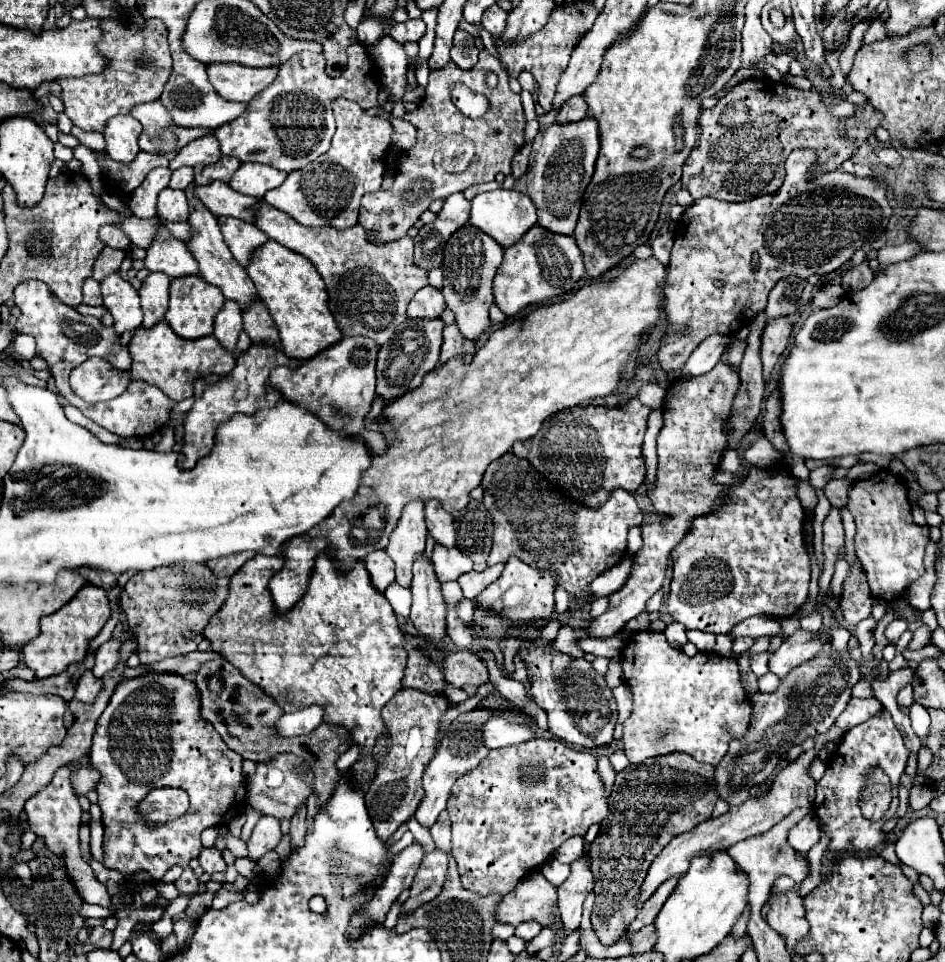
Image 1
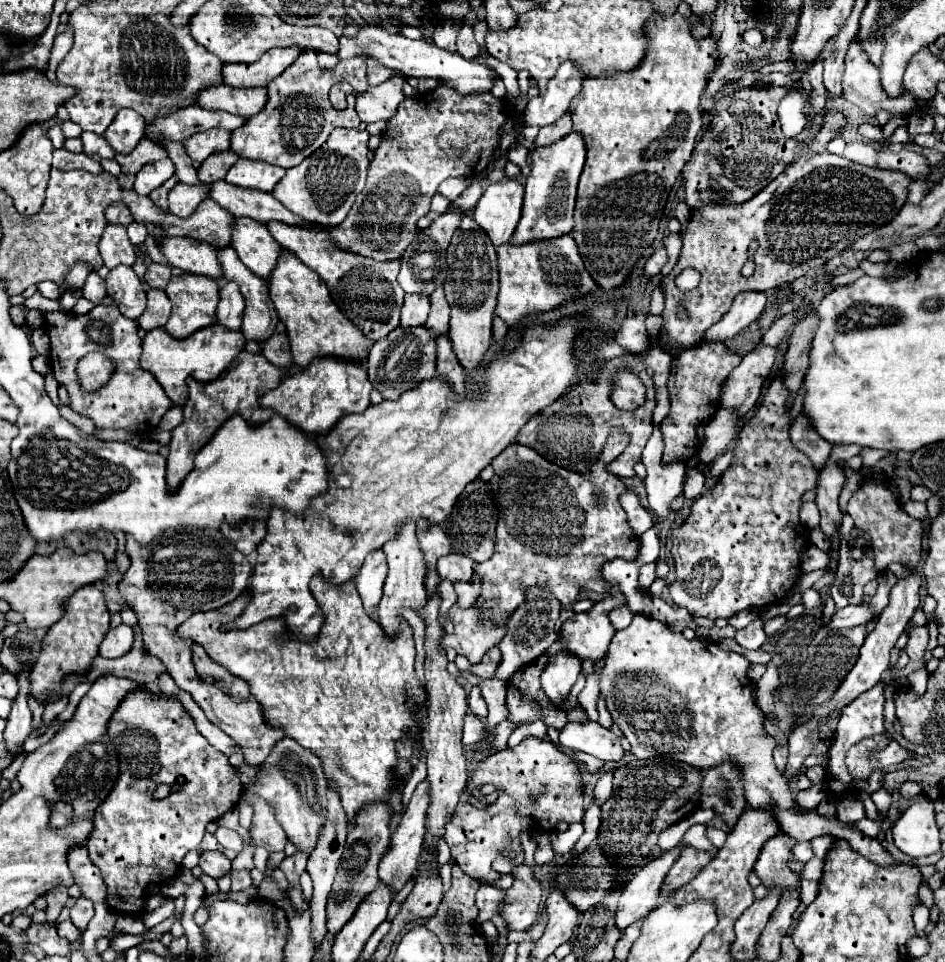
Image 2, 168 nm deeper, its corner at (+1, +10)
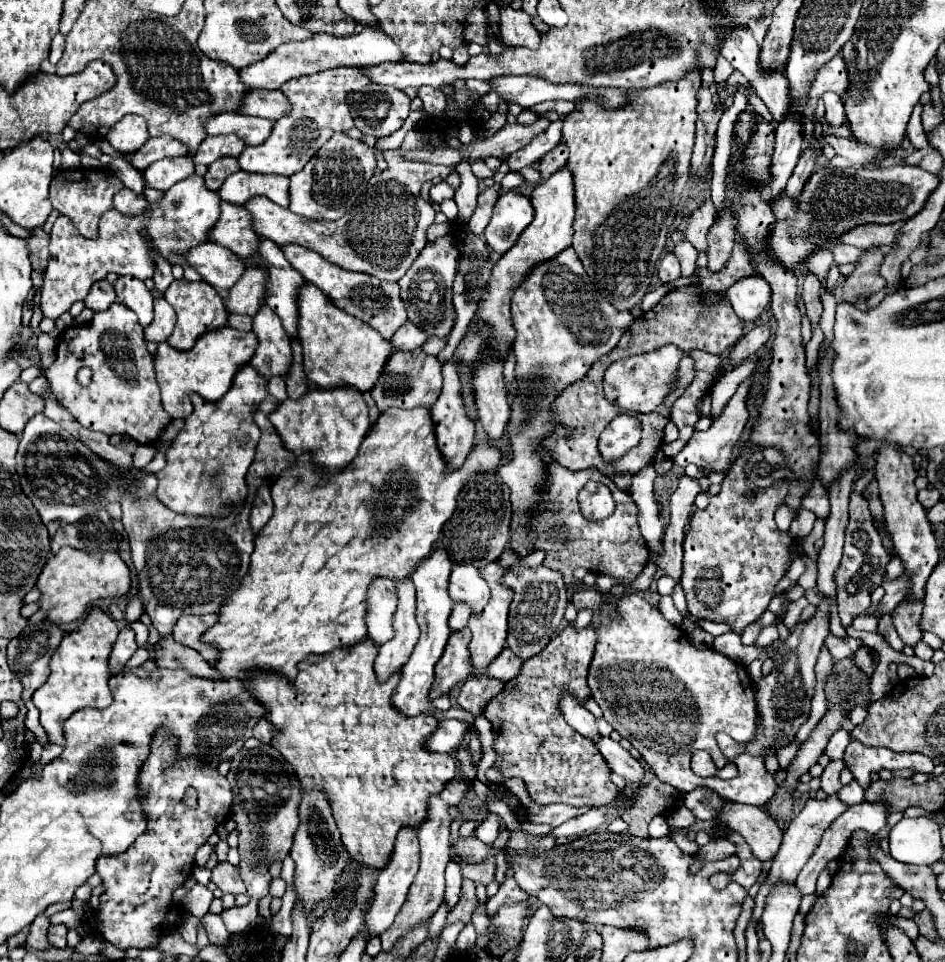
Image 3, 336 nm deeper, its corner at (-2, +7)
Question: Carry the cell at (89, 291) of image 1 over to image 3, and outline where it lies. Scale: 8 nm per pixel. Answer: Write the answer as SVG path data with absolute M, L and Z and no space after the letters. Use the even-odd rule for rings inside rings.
M105 279L97 281L97 285L93 285L85 299L85 307L89 307L91 311L105 311L111 303L115 303L115 289Z

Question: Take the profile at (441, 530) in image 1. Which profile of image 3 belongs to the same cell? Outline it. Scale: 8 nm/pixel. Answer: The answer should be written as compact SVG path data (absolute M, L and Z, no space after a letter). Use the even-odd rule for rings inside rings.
M439 549L439 551L433 551L427 559L423 559L413 573L413 583L417 587L417 623L419 623L421 635L419 635L419 641L415 645L411 659L401 671L401 679L391 697L391 705L397 705L397 709L407 717L415 717L431 709L427 695L433 685L433 667L441 659L445 643L451 635L449 625L447 625L449 613L453 609L453 601L449 599L449 593L447 593L447 581L449 581L451 567L453 563L449 561L447 553Z

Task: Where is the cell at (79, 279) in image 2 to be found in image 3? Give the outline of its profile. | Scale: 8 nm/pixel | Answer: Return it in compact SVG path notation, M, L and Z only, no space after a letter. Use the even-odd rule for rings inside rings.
M191 175L185 181L173 185L165 195L153 203L149 209L137 217L123 217L111 209L99 219L99 237L95 241L85 239L69 217L59 215L53 223L51 243L49 243L49 265L45 269L43 289L41 289L41 309L49 319L57 319L71 309L75 301L83 301L91 285L105 279L109 273L133 275L139 279L151 279L155 271L155 257L151 255L151 245L157 247L159 255L169 261L171 255L187 255L193 245L209 241L209 233L219 221L221 197L217 191L209 191L203 177Z

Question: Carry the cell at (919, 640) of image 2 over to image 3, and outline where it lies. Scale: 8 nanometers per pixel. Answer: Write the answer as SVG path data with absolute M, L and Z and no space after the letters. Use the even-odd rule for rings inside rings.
M903 601L891 613L893 625L901 641L907 645L917 645L917 641L921 641L921 629L919 629L921 611L923 611L923 601Z

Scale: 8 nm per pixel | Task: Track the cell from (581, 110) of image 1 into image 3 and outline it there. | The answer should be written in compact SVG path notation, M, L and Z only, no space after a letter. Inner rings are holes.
M559 143L553 151L549 151L543 159L541 159L541 167L539 167L539 173L541 173L541 181L543 179L549 179L557 169L561 169L561 165L567 163L567 147L563 143Z

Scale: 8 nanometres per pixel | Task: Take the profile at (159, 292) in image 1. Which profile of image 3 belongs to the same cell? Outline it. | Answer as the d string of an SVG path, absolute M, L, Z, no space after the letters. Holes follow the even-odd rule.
M155 299L155 319L149 327L145 327L145 341L163 343L173 333L175 327L175 311L165 299Z

